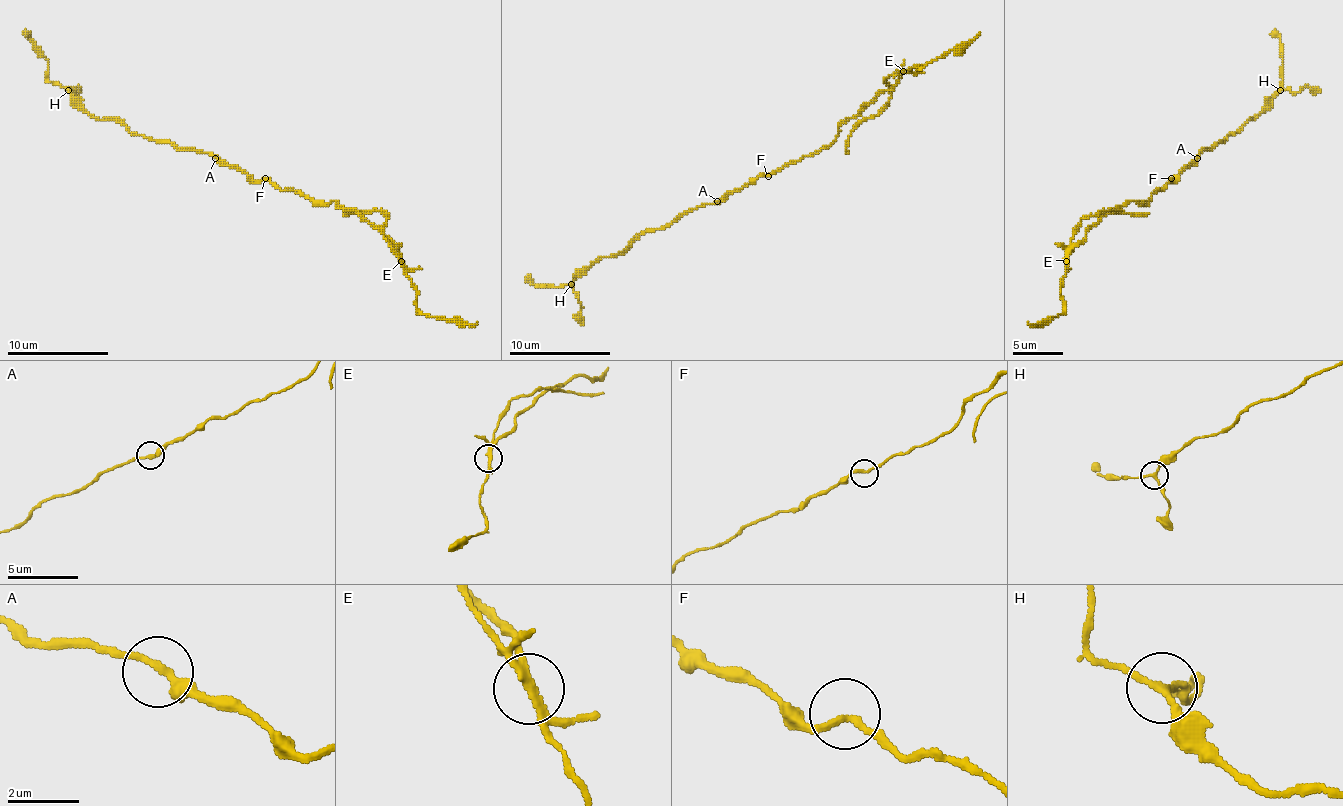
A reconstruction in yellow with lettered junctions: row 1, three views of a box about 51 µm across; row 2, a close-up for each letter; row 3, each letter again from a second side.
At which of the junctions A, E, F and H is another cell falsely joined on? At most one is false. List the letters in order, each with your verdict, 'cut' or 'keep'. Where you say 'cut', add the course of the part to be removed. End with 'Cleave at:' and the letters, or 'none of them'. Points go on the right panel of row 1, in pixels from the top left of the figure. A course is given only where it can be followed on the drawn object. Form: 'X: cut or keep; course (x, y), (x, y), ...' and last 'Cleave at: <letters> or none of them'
A: keep
E: cut; course (1065, 261), (1073, 228), (1091, 216), (1106, 211), (1149, 213)
F: keep
H: keep
Cleave at: E

